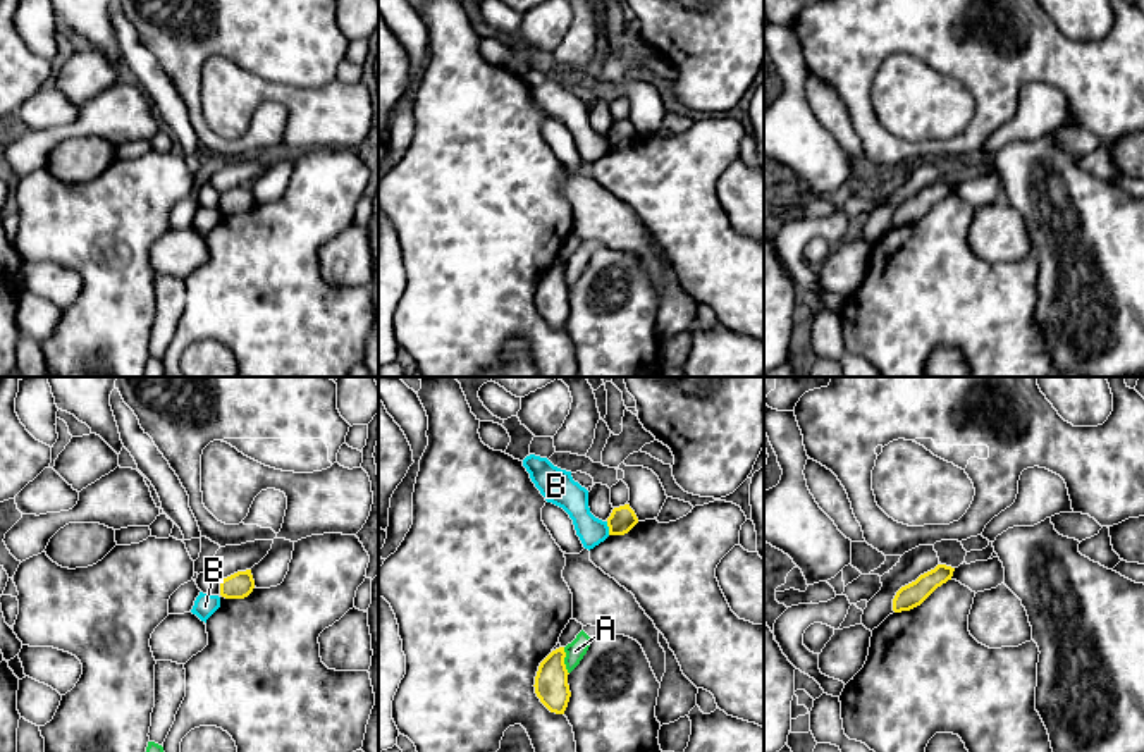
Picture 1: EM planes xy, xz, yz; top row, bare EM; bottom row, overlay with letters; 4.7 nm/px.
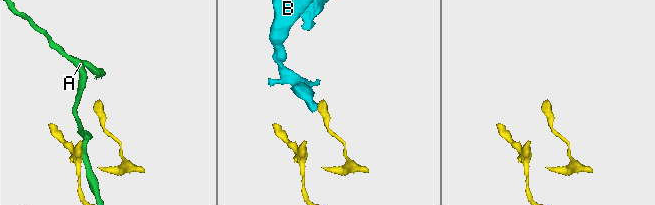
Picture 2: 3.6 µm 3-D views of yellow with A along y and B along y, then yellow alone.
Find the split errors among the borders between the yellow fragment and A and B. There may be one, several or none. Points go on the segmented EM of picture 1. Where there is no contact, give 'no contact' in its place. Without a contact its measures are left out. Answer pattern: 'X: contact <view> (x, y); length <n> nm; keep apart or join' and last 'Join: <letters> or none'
A: contact xz (563, 661); length 130 nm; keep apart
B: contact xz (609, 529); length 70 nm; keep apart
Join: none

